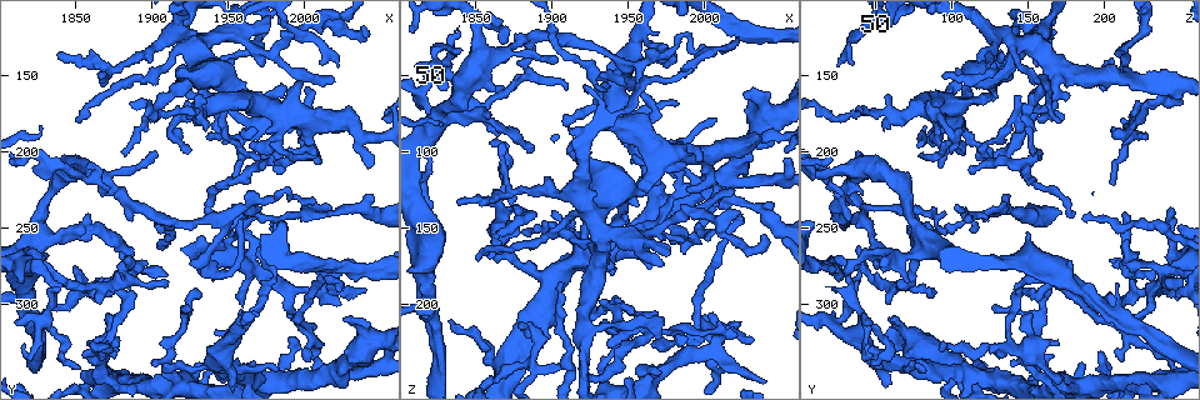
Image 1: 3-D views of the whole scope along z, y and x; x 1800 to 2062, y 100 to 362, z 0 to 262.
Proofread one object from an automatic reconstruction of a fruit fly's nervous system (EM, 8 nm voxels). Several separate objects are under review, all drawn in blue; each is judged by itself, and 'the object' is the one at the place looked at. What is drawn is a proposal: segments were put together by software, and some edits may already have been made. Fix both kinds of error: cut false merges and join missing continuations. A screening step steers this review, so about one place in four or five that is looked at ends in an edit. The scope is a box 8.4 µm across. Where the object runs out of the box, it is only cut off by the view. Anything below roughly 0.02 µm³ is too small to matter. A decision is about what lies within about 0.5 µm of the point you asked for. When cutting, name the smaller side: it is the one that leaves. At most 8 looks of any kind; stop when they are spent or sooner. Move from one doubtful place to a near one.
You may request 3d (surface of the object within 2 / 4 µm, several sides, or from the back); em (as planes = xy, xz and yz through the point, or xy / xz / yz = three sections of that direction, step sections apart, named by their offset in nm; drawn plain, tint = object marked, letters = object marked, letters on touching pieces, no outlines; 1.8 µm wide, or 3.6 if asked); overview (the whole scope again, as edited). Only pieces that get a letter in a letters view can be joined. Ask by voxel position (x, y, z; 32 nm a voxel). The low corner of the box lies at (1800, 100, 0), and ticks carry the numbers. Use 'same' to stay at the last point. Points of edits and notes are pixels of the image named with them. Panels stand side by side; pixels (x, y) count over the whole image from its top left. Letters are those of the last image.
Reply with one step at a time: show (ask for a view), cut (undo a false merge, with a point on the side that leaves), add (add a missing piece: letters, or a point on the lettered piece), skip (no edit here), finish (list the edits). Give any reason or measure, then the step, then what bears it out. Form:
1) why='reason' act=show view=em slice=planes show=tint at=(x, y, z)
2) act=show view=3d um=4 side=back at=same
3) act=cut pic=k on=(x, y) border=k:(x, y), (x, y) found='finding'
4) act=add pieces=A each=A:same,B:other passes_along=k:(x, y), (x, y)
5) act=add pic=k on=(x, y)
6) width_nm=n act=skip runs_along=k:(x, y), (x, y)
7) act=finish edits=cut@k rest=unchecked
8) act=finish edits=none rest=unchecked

act=show view=em slice=planes show=letters at=(1942, 338, 68)

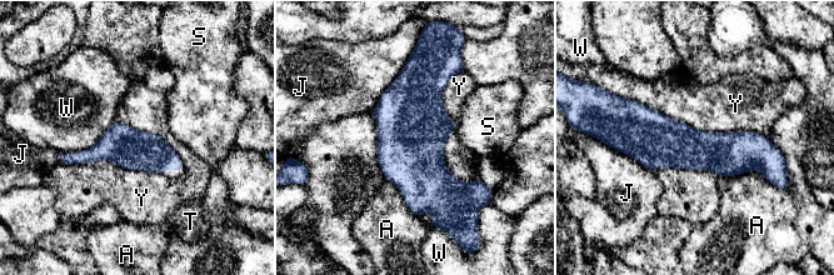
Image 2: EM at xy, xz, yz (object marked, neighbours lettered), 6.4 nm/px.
act=skip each=A:other,J:other,S:other,T:other,W:other,Y:other found='all the same neuron'

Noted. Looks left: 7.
why='side arm on a straight run' act=show view=em slice=yz step=4 show=tint at=(2020, 344, 108)

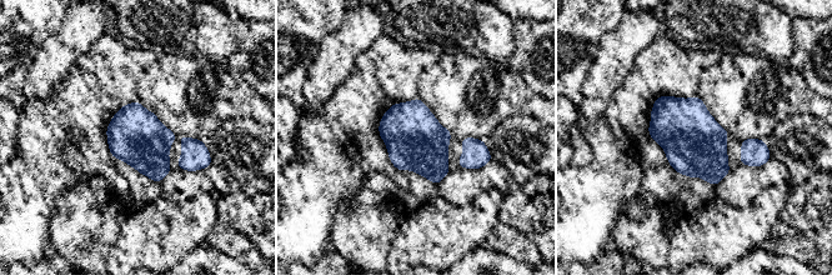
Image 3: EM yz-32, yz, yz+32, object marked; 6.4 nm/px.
act=show view=em slice=planes show=letters at=same

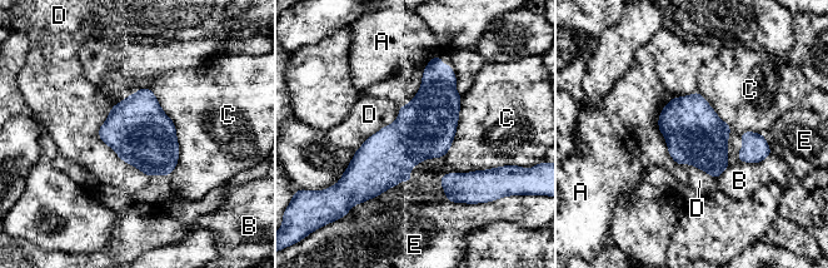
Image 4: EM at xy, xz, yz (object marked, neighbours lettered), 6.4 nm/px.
width_nm=380 act=skip each=A:other,B:other,C:other,D:other,E:other border=4:(111, 107), (99, 137), (148, 177) found='one neuron here'

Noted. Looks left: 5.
why='thin end' act=show view=3d um=4 at=(2010, 232, 34)

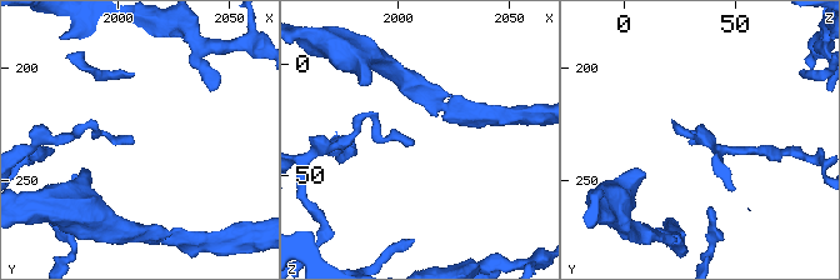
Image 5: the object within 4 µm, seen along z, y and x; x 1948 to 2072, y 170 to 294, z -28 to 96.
act=show view=em slice=planes show=letters at=(2007, 232, 34)

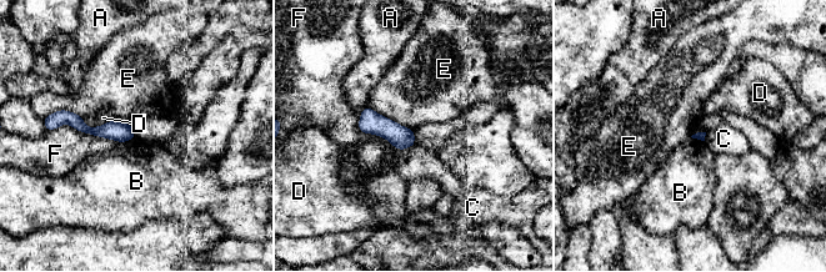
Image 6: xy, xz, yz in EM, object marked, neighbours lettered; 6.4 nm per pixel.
longest_contact=F:460nm act=skip each=A:other,B:other,C:other,D:other,E:other,F:other runs_along=6:(60, 119), (130, 135) found='none of them fits'

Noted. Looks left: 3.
act=finish edits=none rest=unchecked

